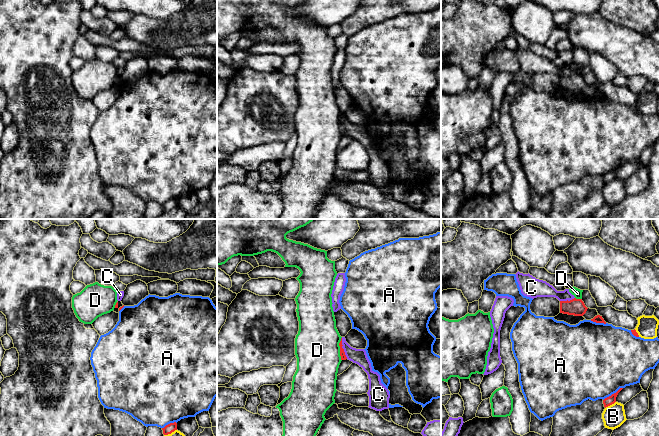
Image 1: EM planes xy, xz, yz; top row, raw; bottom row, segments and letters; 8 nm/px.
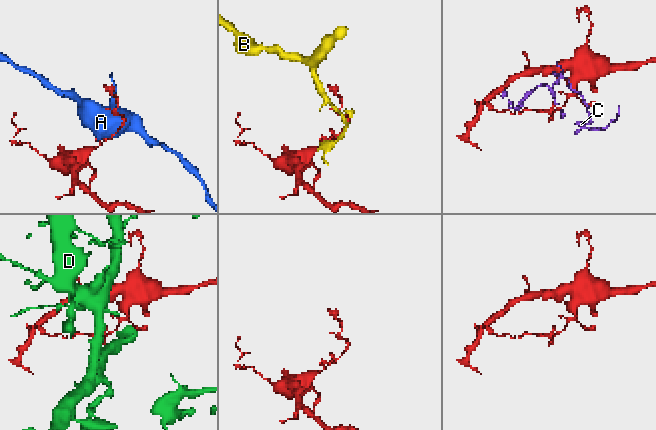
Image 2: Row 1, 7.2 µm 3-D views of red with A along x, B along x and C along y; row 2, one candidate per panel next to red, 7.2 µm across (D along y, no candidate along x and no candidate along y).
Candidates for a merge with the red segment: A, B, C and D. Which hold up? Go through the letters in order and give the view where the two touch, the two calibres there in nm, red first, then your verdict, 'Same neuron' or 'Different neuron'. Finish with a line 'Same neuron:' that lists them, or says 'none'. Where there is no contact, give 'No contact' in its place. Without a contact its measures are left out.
A: Touches red in yz. Thickness 70 nm (red) against 500 nm. Different neuron
B: Touches red in yz. Thickness 70 nm (red) against 180 nm. Different neuron
C: Touches red in xz. Thickness 50 nm (red) against 120 nm. Different neuron
D: Touches red in xz. Thickness 50 nm (red) against 360 nm. Different neuron
Same neuron: none

